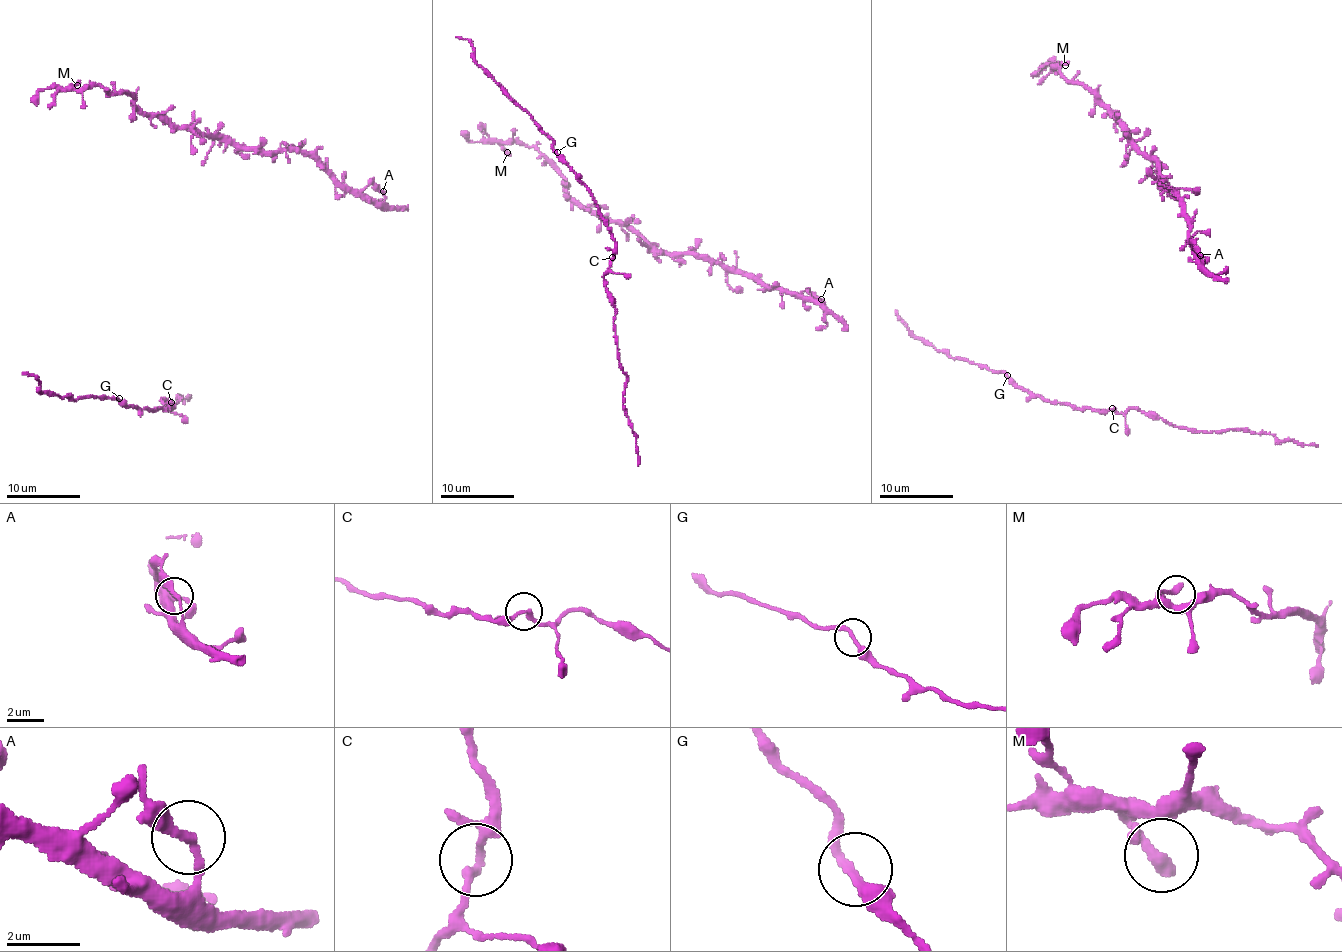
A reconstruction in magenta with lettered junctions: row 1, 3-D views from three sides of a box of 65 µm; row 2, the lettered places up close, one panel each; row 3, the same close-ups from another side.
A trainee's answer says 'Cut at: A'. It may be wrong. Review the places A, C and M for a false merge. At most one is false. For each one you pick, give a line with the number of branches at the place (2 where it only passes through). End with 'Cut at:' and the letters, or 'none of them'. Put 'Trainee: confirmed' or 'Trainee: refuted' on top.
Trainee: refuted
Cut at: none of them

